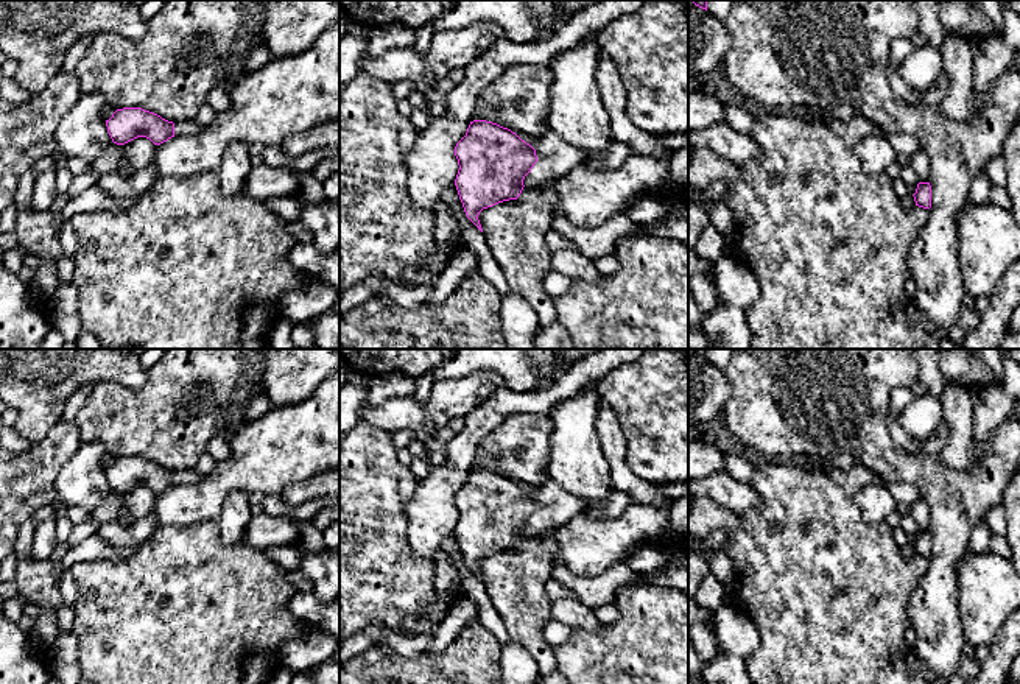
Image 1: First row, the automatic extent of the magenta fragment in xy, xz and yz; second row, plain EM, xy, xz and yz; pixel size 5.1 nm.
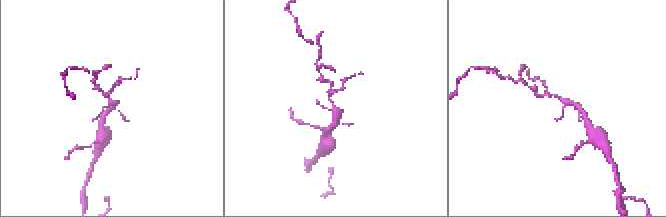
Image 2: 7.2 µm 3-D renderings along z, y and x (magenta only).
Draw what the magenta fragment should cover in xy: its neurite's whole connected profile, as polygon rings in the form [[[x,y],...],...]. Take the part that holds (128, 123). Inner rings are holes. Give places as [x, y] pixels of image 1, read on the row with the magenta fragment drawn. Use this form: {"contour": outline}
{"contour": [[[142,108],[117,109],[106,120],[106,126],[112,142],[117,145],[125,145],[137,137],[146,137],[154,145],[160,145],[174,136],[190,137],[204,129],[196,120],[173,123]]]}

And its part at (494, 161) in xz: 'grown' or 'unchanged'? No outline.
grown

